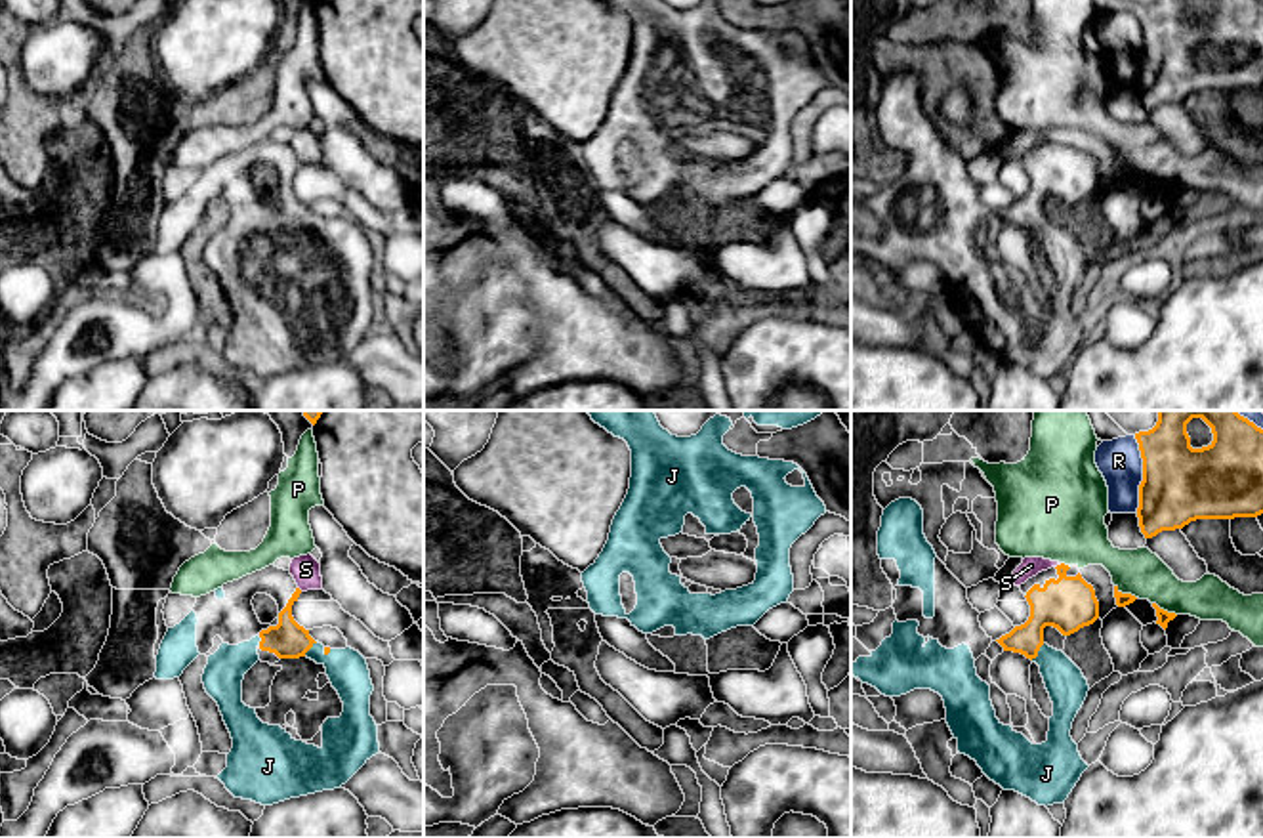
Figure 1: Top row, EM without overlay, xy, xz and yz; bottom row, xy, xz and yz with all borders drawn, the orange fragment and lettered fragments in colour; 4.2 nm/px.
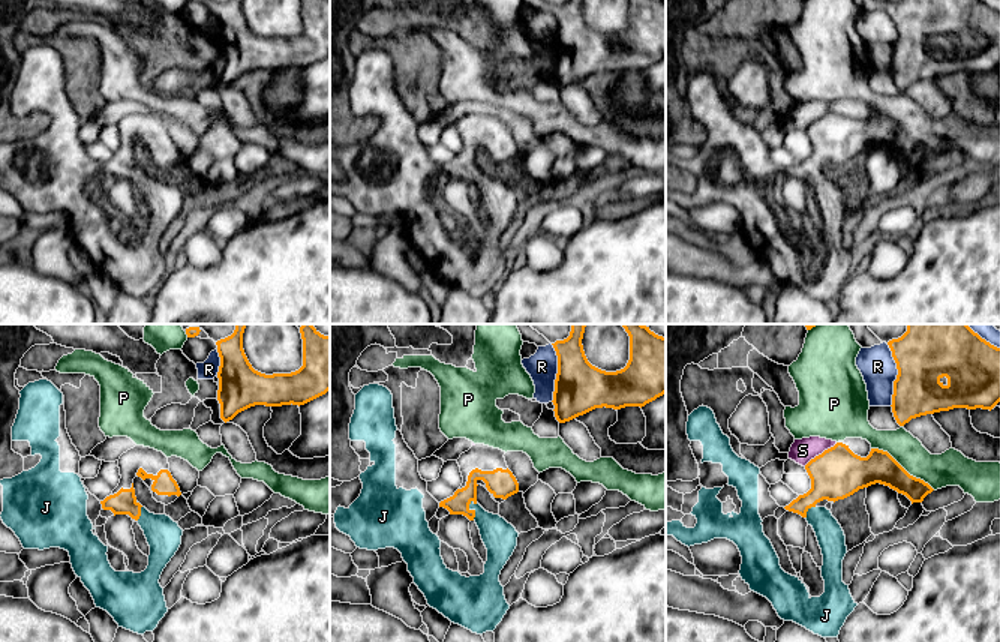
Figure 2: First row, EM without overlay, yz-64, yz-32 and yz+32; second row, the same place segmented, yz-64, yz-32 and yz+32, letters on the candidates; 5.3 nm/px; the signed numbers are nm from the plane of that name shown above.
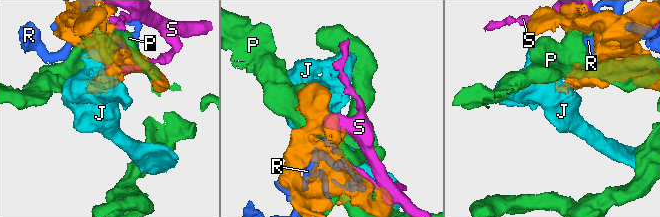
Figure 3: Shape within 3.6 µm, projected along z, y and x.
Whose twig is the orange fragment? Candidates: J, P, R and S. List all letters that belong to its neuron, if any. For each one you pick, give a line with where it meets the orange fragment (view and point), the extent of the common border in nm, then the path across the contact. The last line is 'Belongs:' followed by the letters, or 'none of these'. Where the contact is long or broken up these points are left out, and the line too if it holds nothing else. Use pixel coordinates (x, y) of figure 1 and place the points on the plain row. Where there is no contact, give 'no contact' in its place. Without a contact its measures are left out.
J: yz (1036, 226) | 90 nm | across yz (1067, 176), (1036, 199), (1036, 226), (1067, 260)
Belongs: J

